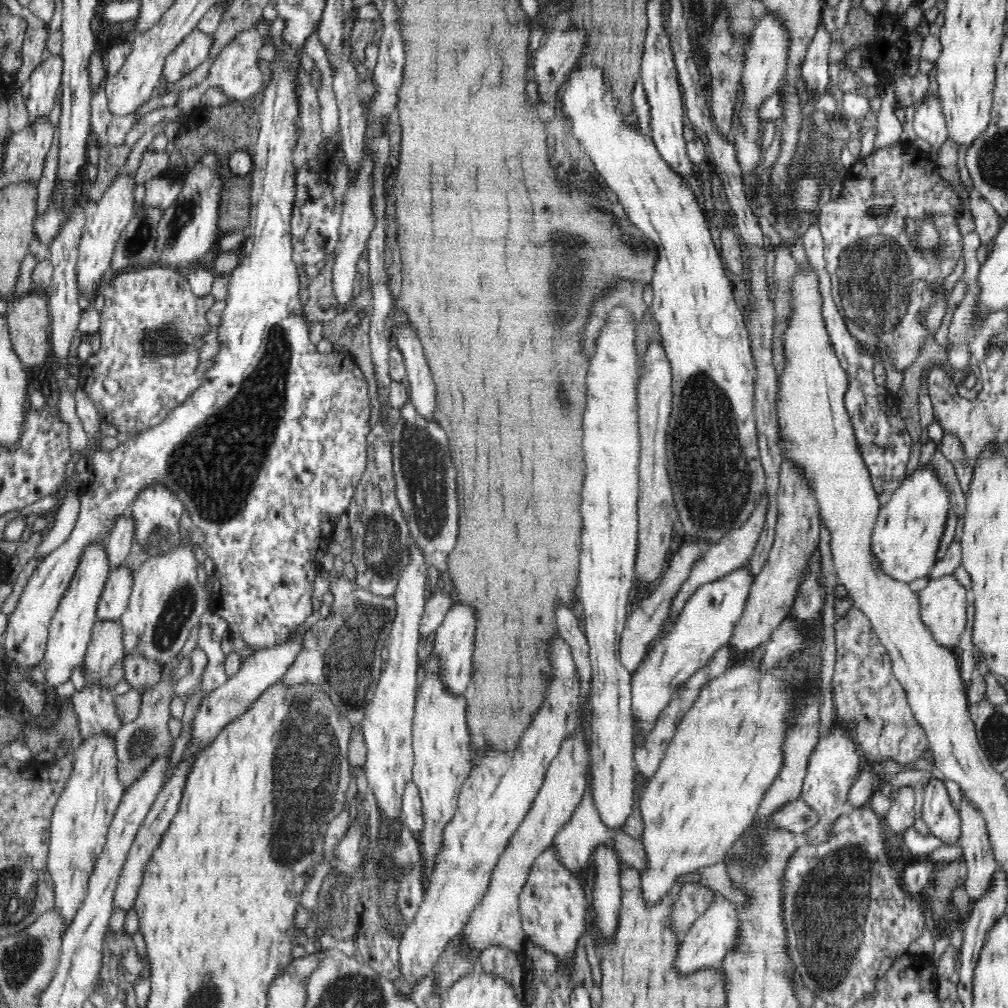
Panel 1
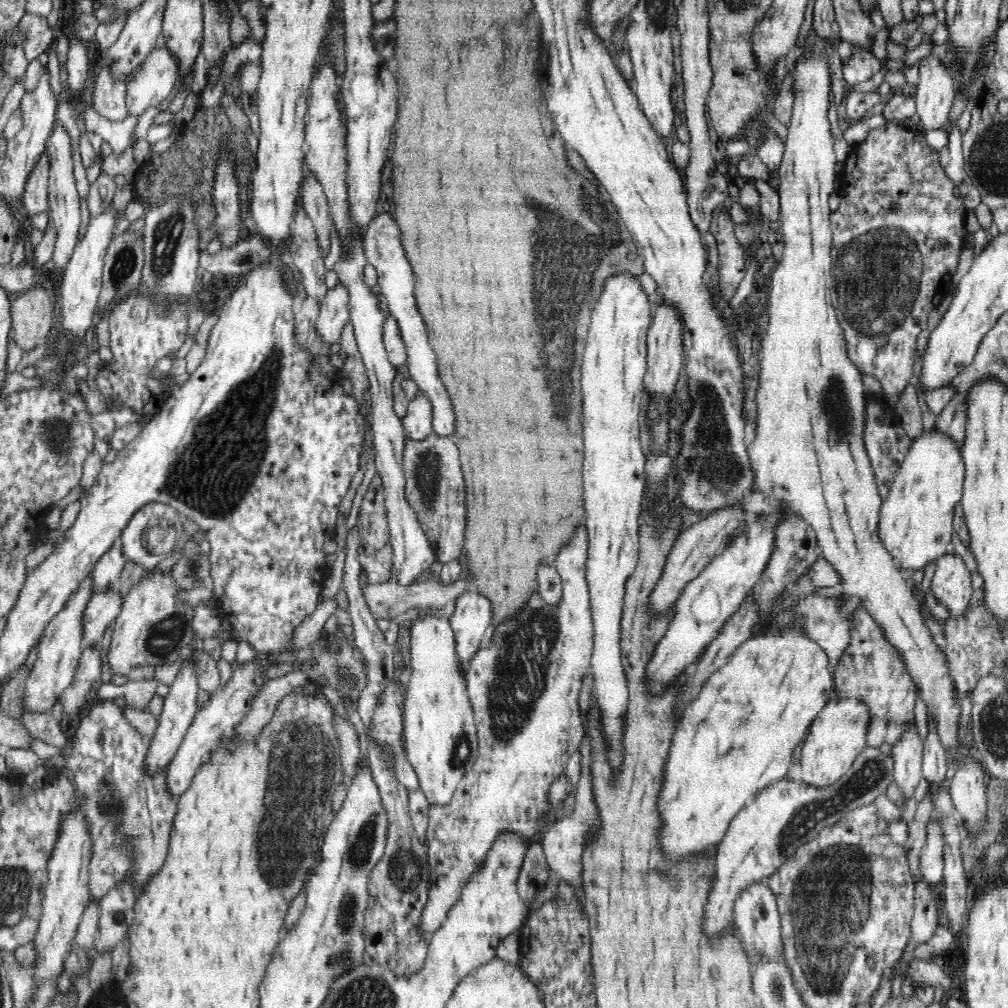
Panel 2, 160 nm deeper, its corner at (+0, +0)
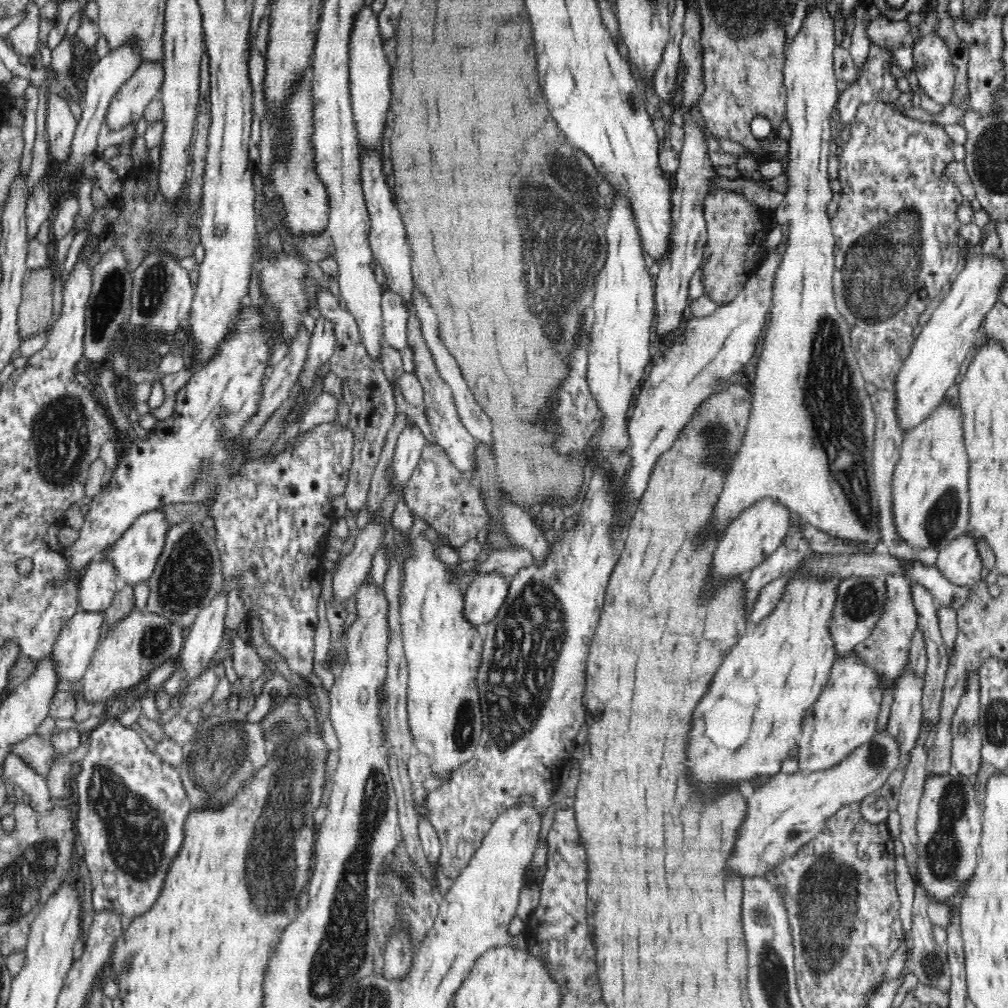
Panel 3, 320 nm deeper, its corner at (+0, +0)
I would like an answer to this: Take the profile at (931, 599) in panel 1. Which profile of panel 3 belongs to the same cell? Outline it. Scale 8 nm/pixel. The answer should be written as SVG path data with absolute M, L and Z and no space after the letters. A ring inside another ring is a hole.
M974 530L972 533L962 533L948 547L938 551L935 566L954 585L971 588L981 580L982 560L977 549L981 541L982 537Z

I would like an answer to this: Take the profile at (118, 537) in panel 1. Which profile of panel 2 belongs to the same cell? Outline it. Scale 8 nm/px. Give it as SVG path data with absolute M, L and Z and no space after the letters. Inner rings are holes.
M118 540L107 554L93 566L91 572L93 592L115 589L119 585L120 574L124 570L125 557L121 540Z

